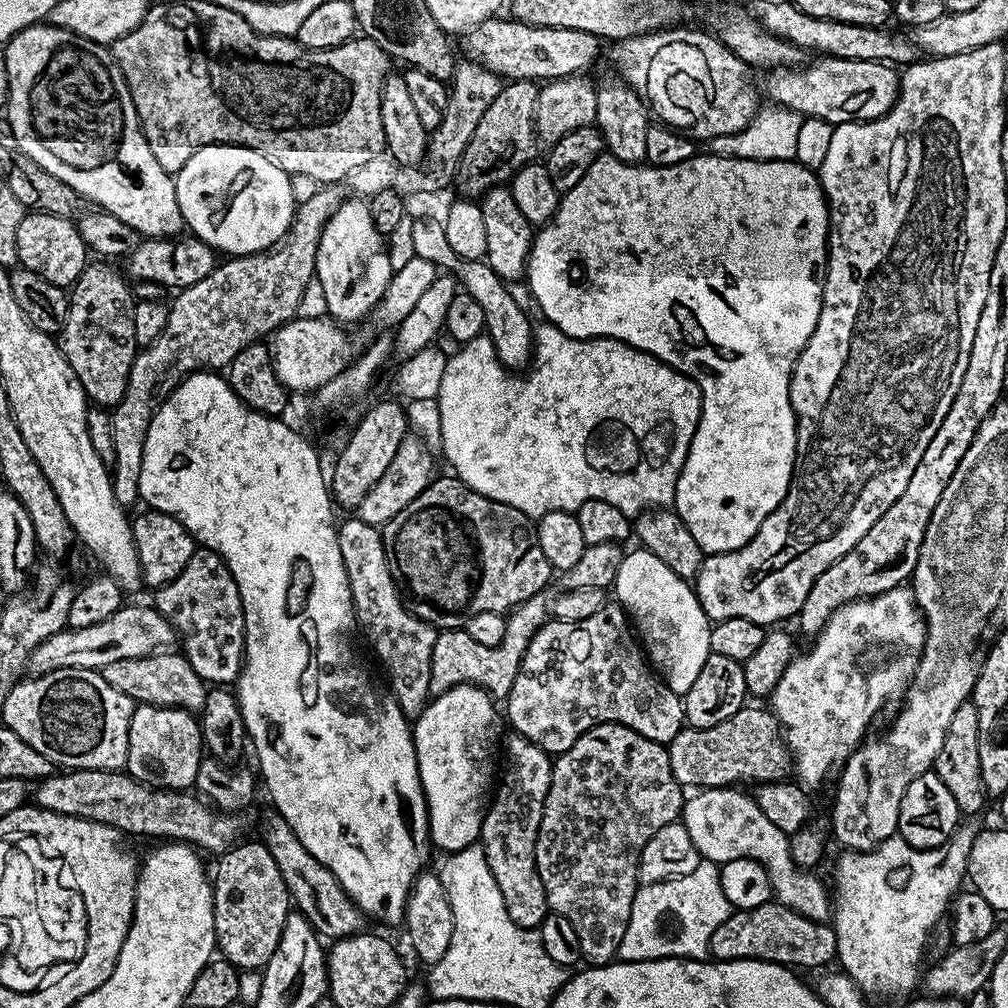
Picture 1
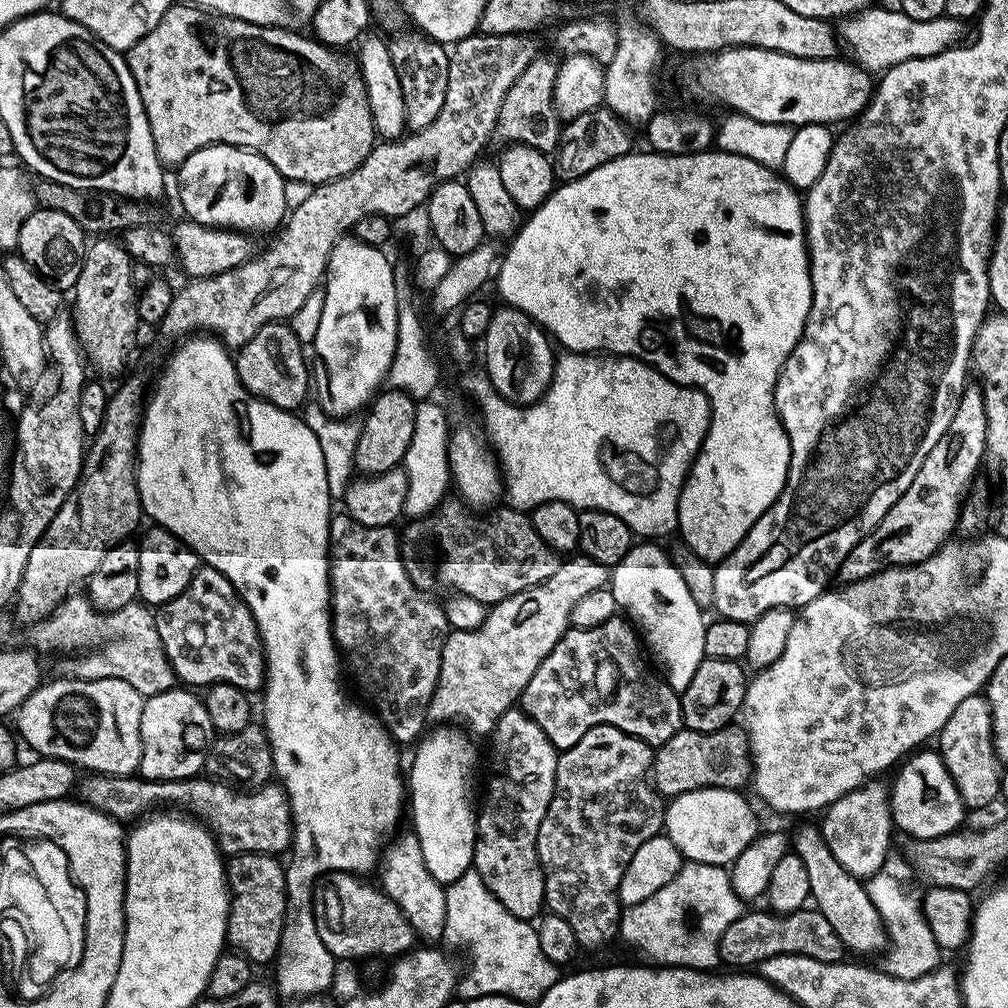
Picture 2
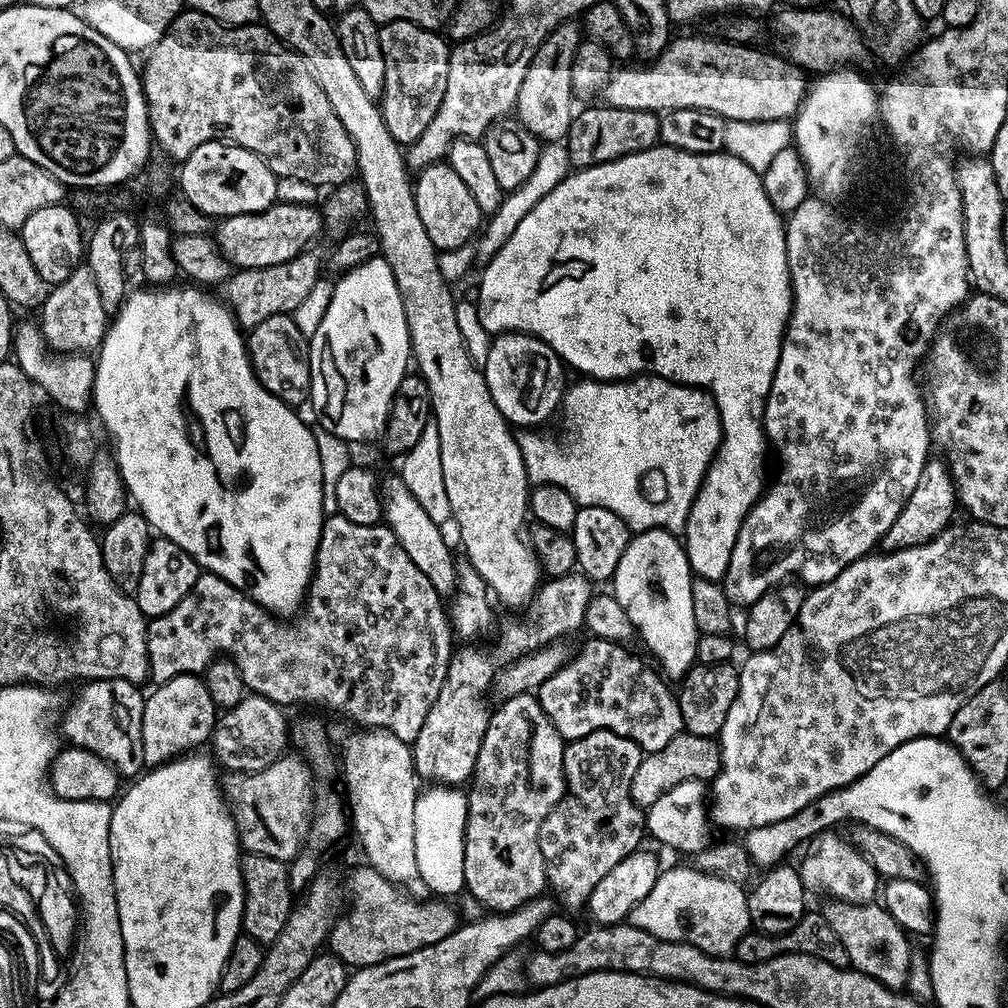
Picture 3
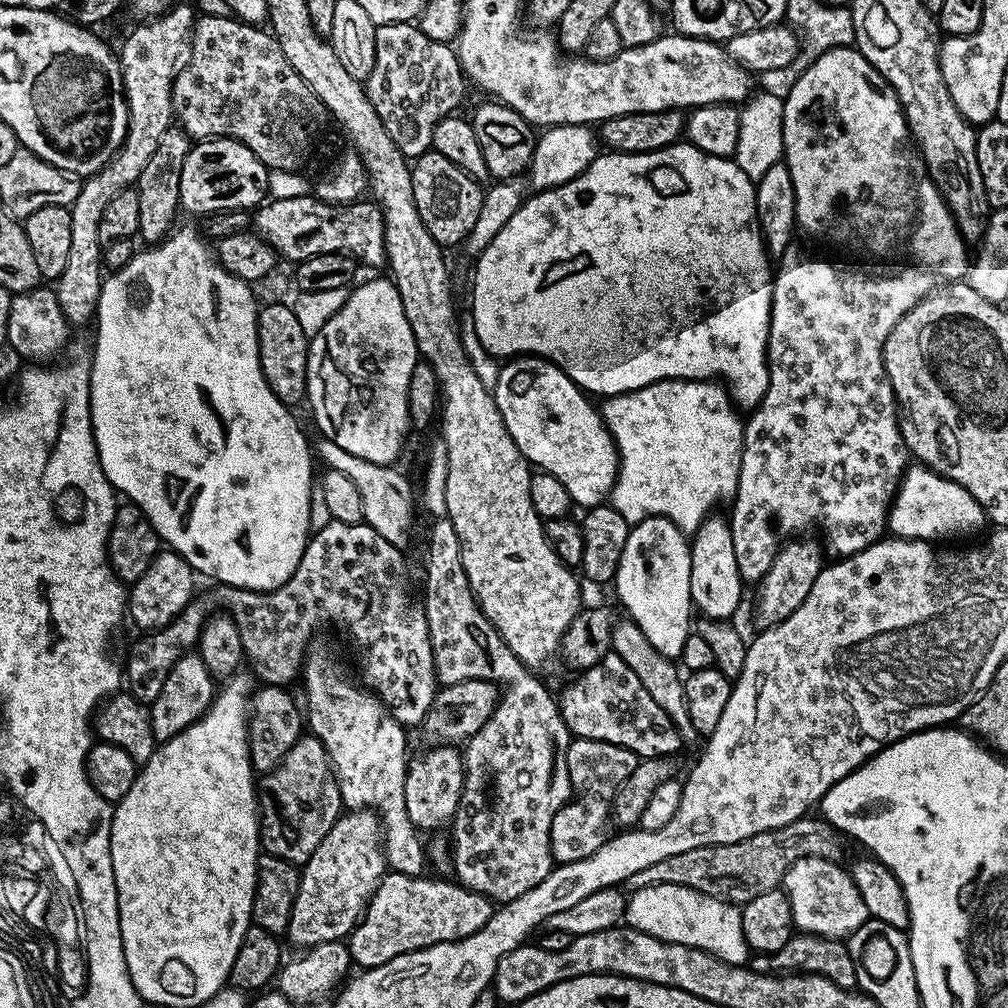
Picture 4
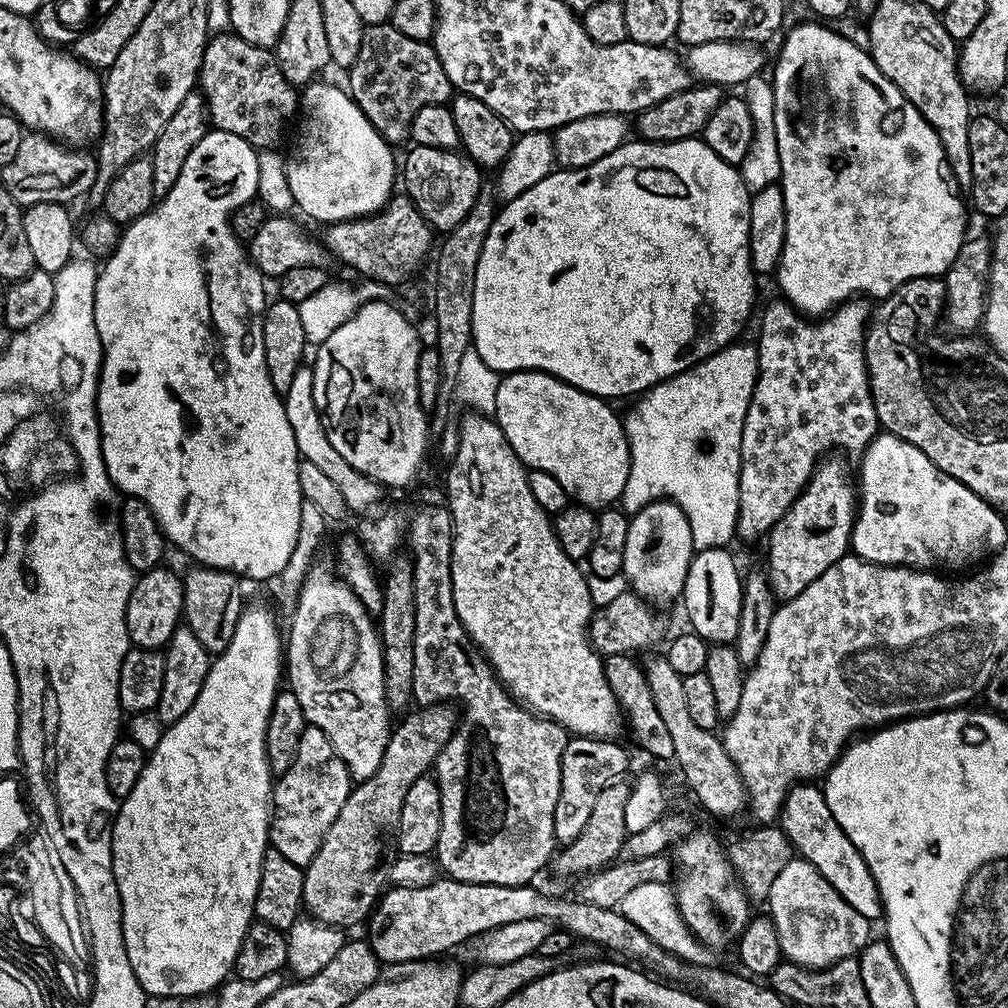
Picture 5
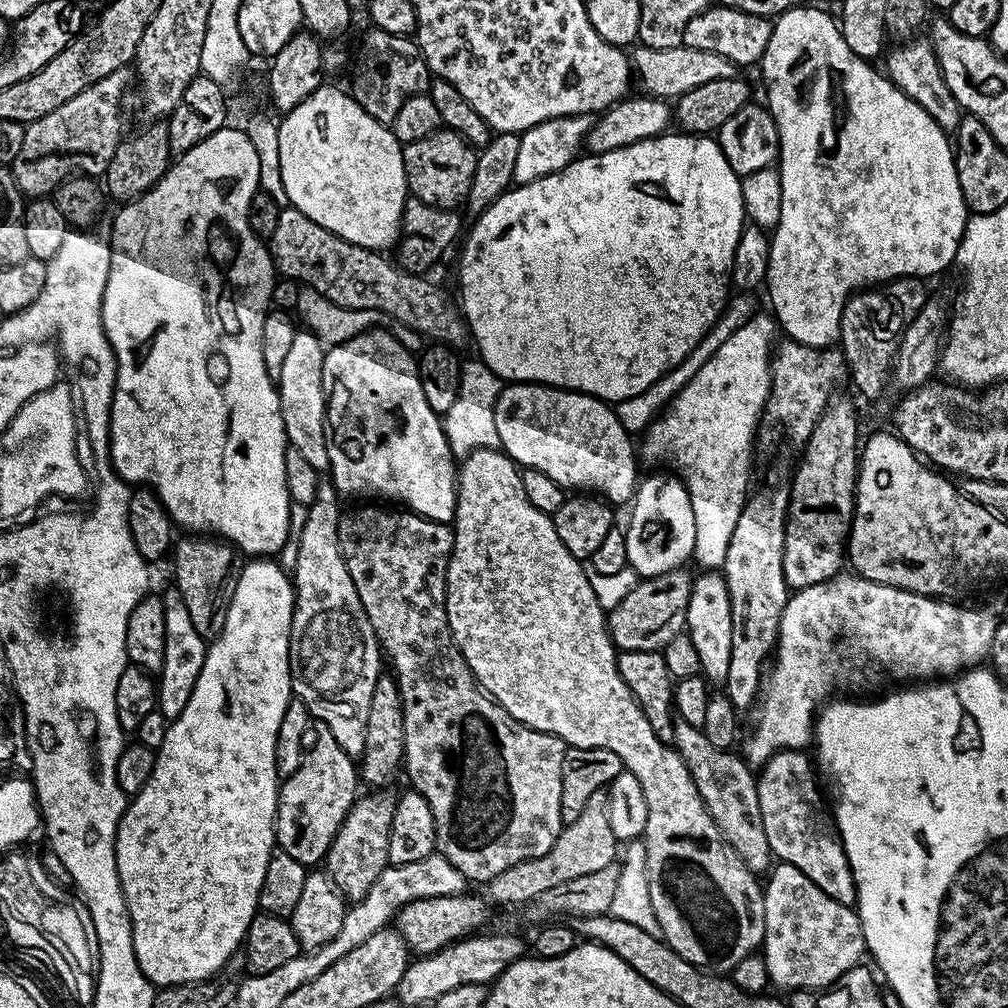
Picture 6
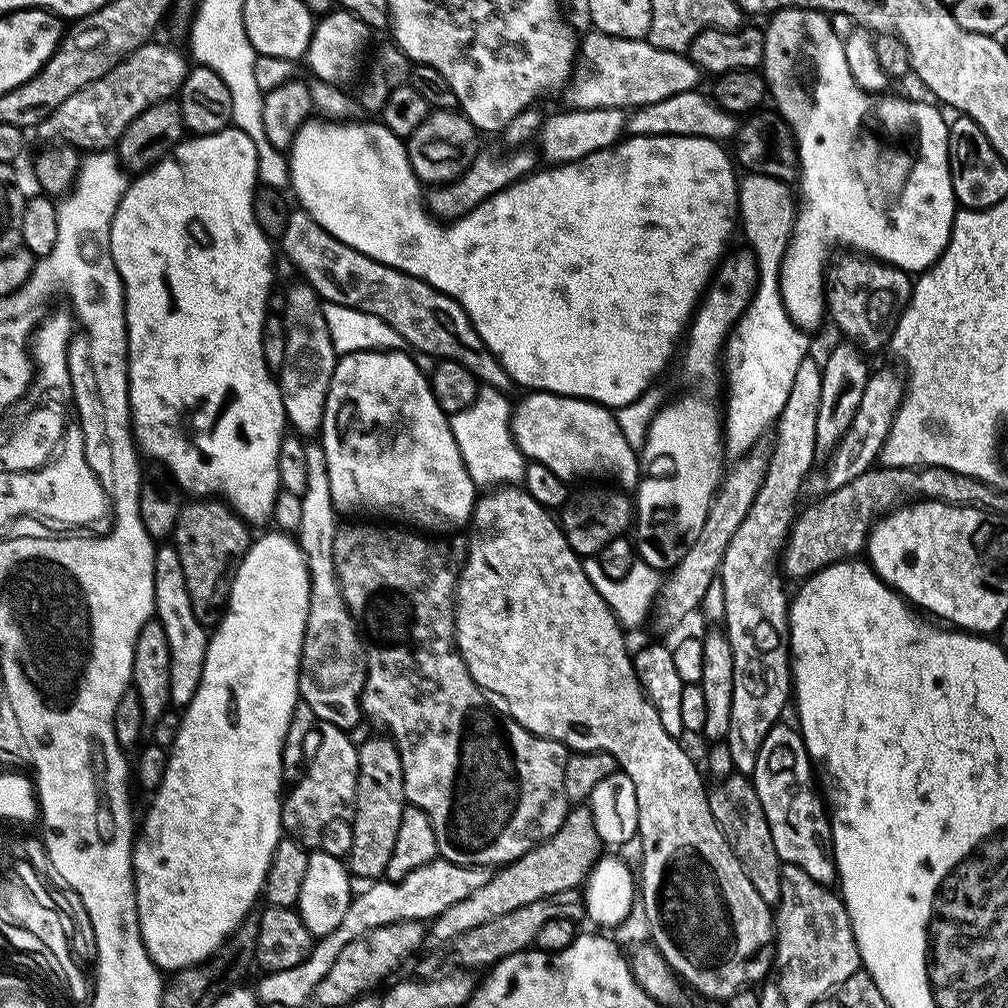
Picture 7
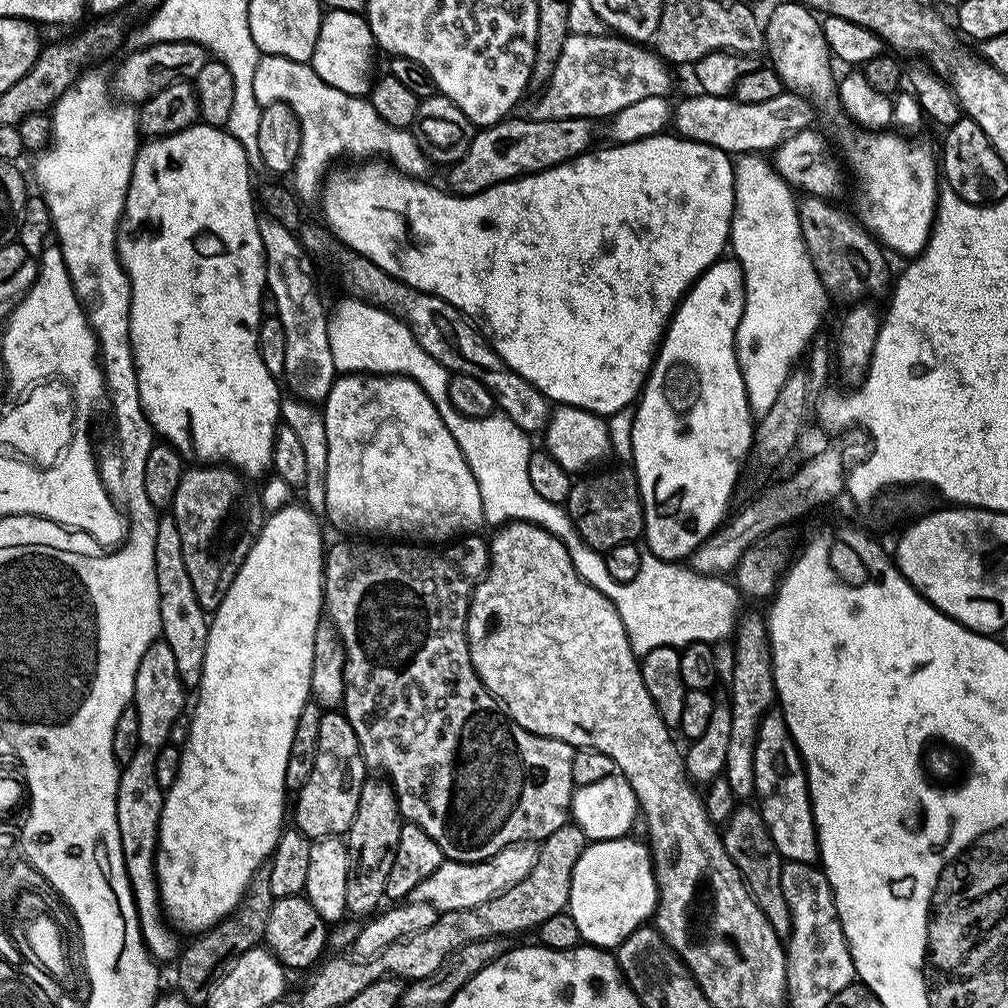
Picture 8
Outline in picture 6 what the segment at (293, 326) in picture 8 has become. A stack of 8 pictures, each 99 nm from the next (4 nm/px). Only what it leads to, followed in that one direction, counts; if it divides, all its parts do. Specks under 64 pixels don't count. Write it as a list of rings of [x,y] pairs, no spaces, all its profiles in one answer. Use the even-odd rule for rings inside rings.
[[[297,330],[294,334],[294,343],[290,346],[289,354],[282,366],[282,374],[278,378],[282,426],[286,430],[288,443],[317,470],[329,467],[328,442],[324,435],[326,401],[322,386],[322,362],[325,351],[325,345],[321,344],[316,335],[307,330]]]

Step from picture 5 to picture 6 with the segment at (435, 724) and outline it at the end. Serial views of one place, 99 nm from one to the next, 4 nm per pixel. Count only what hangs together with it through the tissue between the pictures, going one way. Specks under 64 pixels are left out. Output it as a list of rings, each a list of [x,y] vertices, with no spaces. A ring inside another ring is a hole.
[[[372,790],[367,794],[369,796],[361,795],[352,805],[348,817],[344,819],[342,826],[337,830],[326,857],[326,871],[332,877],[341,896],[348,902],[361,900],[374,886],[374,882],[378,882],[378,874],[382,874],[382,870],[389,867],[388,843],[390,842],[390,826],[396,809],[396,796],[388,793],[388,790]]]

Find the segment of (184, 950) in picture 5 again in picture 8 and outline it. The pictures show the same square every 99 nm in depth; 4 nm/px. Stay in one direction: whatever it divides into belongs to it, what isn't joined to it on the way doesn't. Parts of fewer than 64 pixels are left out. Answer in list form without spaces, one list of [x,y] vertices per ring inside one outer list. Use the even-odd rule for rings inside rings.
[[[300,502],[288,503],[271,513],[234,582],[230,582],[222,606],[210,616],[200,697],[196,709],[190,712],[178,778],[164,792],[156,843],[160,906],[181,933],[203,934],[240,905],[248,884],[259,868],[265,867],[286,824],[286,758],[290,758],[298,714],[310,703],[314,634],[324,612],[326,543],[316,520],[317,513]]]

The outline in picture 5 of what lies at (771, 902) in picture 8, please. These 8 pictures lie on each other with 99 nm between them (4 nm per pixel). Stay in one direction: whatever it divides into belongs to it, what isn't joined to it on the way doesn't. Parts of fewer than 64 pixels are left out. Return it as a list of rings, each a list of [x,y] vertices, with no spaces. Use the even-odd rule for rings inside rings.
[[[660,654],[653,658],[649,664],[643,665],[644,676],[648,680],[650,690],[654,694],[654,706],[658,706],[658,715],[670,733],[674,746],[672,760],[680,767],[684,780],[688,783],[690,791],[696,795],[696,800],[712,816],[721,816],[728,820],[746,808],[746,793],[744,783],[740,777],[740,769],[730,758],[724,748],[724,741],[713,730],[702,730],[690,719],[686,697],[682,691],[684,677],[670,666],[667,655]]]

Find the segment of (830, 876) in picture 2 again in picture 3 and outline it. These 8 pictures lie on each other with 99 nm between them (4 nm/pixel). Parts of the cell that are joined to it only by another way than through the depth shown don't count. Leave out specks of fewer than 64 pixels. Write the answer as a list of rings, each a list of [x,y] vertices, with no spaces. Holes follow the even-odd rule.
[[[832,902],[829,905],[828,909],[823,909],[822,914],[830,922],[834,934],[838,934],[838,942],[842,942],[842,946],[846,946],[849,965],[862,974],[876,979],[884,987],[895,990],[903,989],[908,983],[908,971],[914,961],[914,954],[912,954],[911,946],[908,945],[909,935],[901,928],[900,924],[894,922],[892,915],[876,902],[871,904]]]

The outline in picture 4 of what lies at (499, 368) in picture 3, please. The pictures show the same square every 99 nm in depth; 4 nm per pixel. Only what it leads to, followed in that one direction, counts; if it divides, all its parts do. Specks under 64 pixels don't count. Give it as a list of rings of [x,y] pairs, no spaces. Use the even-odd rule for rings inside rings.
[[[521,354],[509,359],[507,362],[500,364],[500,373],[498,374],[498,382],[494,389],[494,395],[496,397],[498,410],[502,414],[502,422],[506,422],[506,430],[510,430],[510,438],[514,438],[514,442],[518,446],[520,453],[524,455],[525,460],[528,461],[529,465],[535,466],[541,472],[554,474],[554,478],[558,478],[558,482],[562,482],[562,486],[566,486],[566,494],[570,494],[573,505],[580,507],[581,504],[581,509],[587,510],[598,507],[599,504],[605,503],[605,501],[611,497],[612,487],[614,486],[616,475],[620,469],[620,456],[616,452],[616,444],[604,424],[601,409],[597,407],[597,405],[595,408],[595,406],[591,404],[593,401],[589,399],[584,389],[579,388],[560,367],[553,364],[550,360],[545,360],[542,356],[533,356],[531,354]]]

